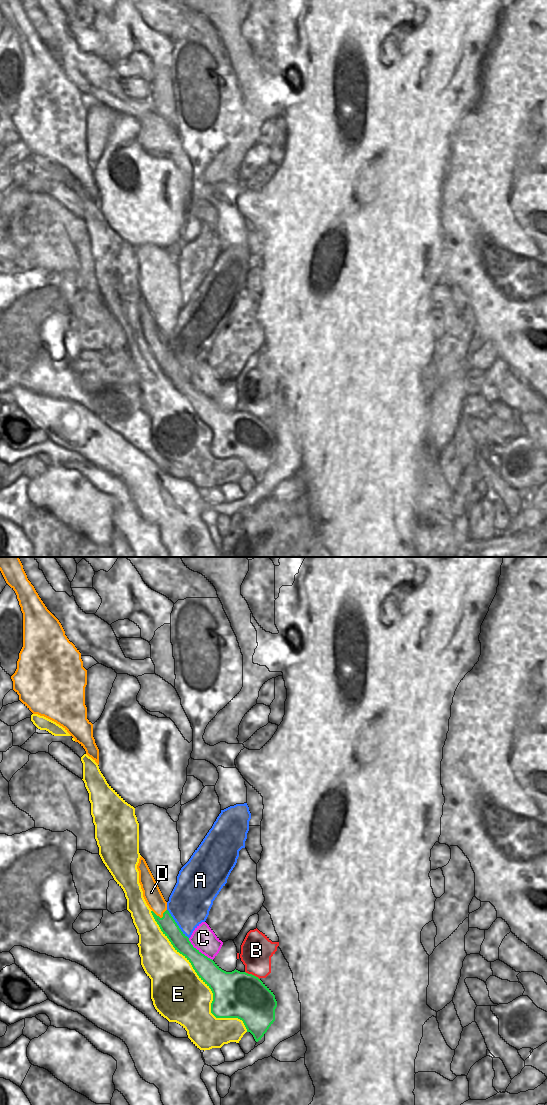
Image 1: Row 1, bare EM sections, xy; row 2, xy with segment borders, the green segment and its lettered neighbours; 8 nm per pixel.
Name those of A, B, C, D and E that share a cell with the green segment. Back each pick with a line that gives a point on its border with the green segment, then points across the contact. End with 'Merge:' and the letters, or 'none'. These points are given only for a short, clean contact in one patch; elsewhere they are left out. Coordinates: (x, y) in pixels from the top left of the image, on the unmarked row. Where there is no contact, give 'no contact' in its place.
D: contact xy (159, 357); way xy (167, 364), (159, 357), (159, 346), (151, 332)
Merge: D

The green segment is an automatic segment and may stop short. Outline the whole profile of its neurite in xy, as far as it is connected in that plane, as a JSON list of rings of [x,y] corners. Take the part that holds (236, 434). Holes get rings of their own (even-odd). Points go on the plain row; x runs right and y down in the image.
[[[142,296],[137,309],[143,337],[161,371],[211,429],[211,453],[216,458],[242,460],[255,481],[261,480],[275,461],[277,441],[273,432],[258,417],[236,409],[226,412],[194,388],[167,350],[167,342]]]

